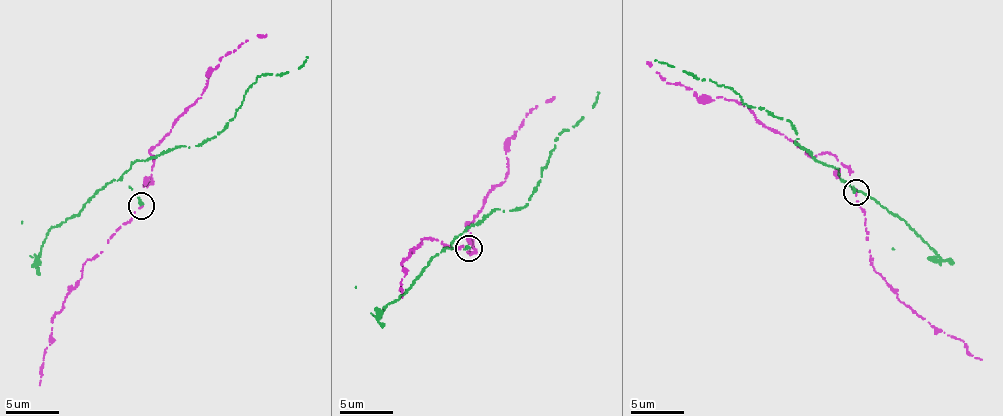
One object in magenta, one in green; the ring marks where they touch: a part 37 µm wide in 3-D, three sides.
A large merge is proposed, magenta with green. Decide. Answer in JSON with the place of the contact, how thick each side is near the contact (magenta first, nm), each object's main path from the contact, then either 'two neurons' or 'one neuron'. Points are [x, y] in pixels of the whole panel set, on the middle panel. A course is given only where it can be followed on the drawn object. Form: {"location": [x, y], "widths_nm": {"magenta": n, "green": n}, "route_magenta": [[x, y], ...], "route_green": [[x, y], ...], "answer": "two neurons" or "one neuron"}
{"location": [468, 248], "widths_nm": {"magenta": 160, "green": 240}, "route_magenta": [[469, 247], [467, 251], [474, 250], [467, 223], [489, 189], [506, 181], [505, 142], [530, 110], [553, 97]], "route_green": [[467, 247], [445, 250], [496, 208], [514, 210], [527, 204], [558, 134], [593, 107], [598, 92]], "answer": "two neurons"}

